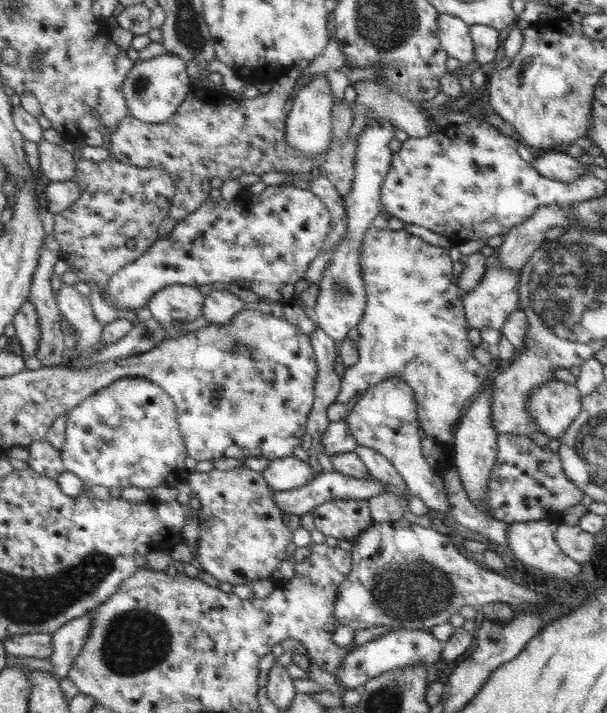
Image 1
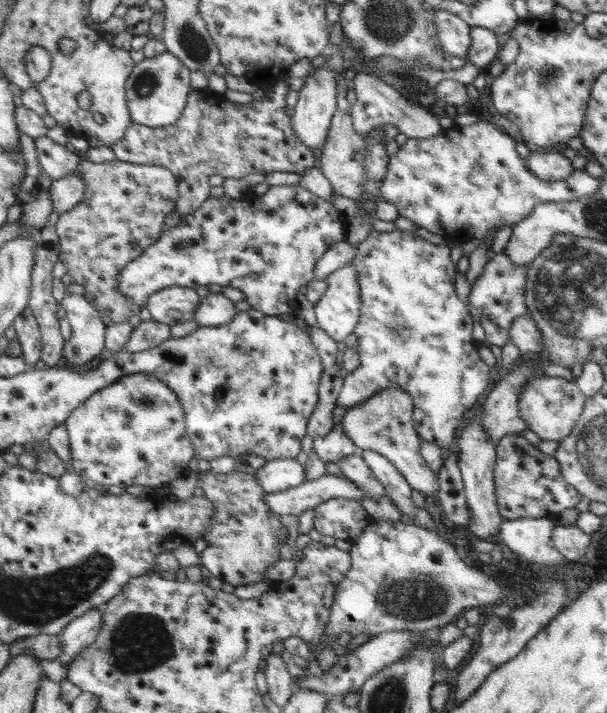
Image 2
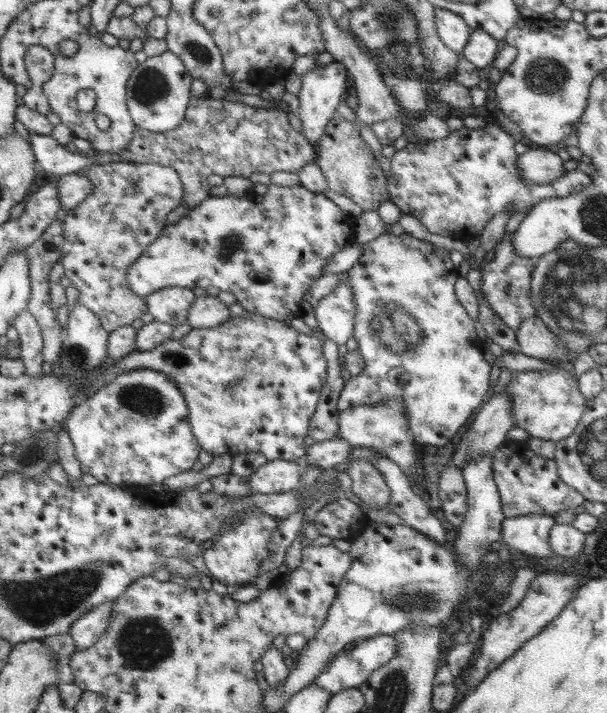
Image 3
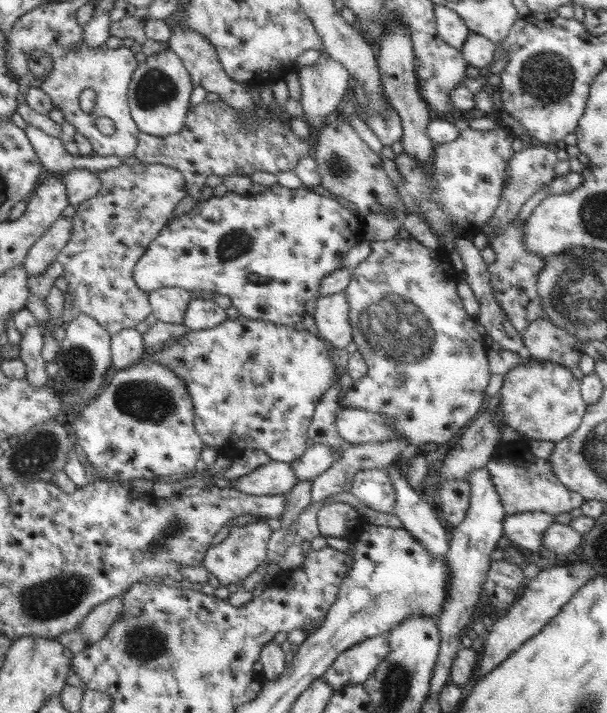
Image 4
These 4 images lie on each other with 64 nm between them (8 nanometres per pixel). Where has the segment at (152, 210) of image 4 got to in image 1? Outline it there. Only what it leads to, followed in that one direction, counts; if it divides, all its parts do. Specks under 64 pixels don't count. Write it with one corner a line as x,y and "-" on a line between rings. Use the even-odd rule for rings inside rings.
77,158
75,182
79,184
79,200
69,210
55,214
55,238
61,244
61,260
67,260
81,282
95,280
103,296
103,288
119,270
137,262
157,244
157,228
171,216
177,184
161,168
139,168
119,160
91,162
83,158
-
131,220
139,222
139,236
125,236
121,232

